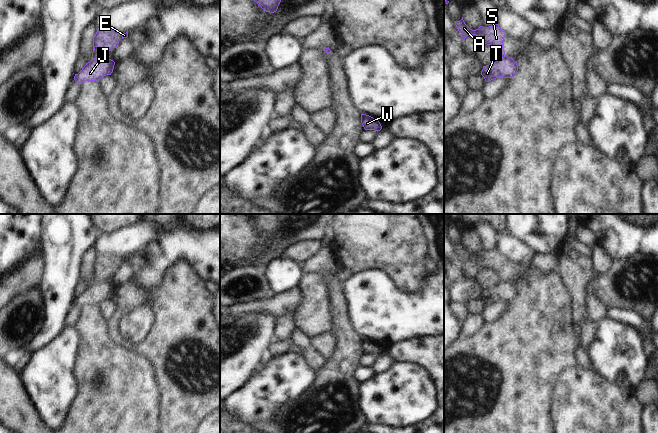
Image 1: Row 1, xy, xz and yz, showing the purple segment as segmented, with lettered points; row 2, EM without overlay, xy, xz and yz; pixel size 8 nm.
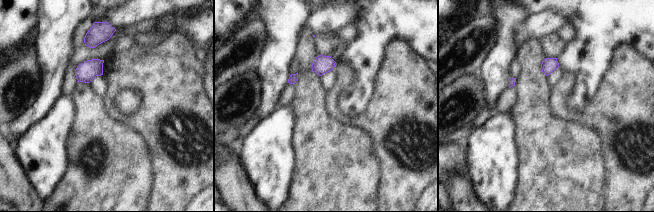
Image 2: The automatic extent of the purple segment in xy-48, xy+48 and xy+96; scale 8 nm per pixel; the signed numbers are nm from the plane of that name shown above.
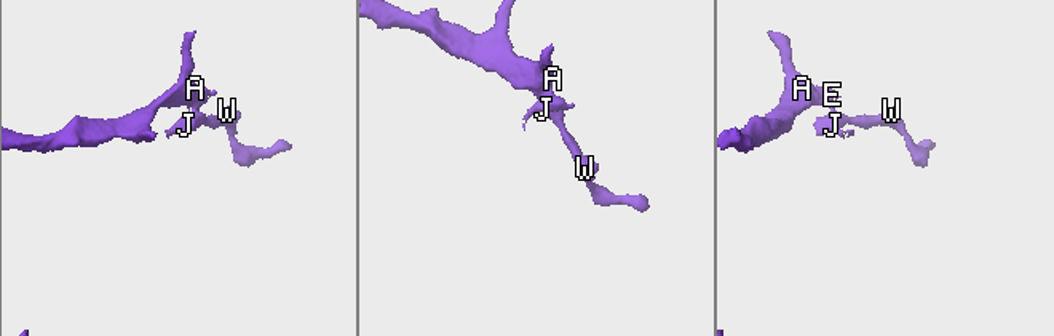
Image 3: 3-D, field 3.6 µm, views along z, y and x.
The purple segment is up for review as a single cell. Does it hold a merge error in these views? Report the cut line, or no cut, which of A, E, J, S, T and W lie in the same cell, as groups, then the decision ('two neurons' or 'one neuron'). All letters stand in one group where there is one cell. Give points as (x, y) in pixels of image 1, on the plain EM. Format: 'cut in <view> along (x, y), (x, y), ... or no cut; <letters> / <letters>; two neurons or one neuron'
cut in xy along (104, 279), (99, 281); A E S / J T W; two neurons

